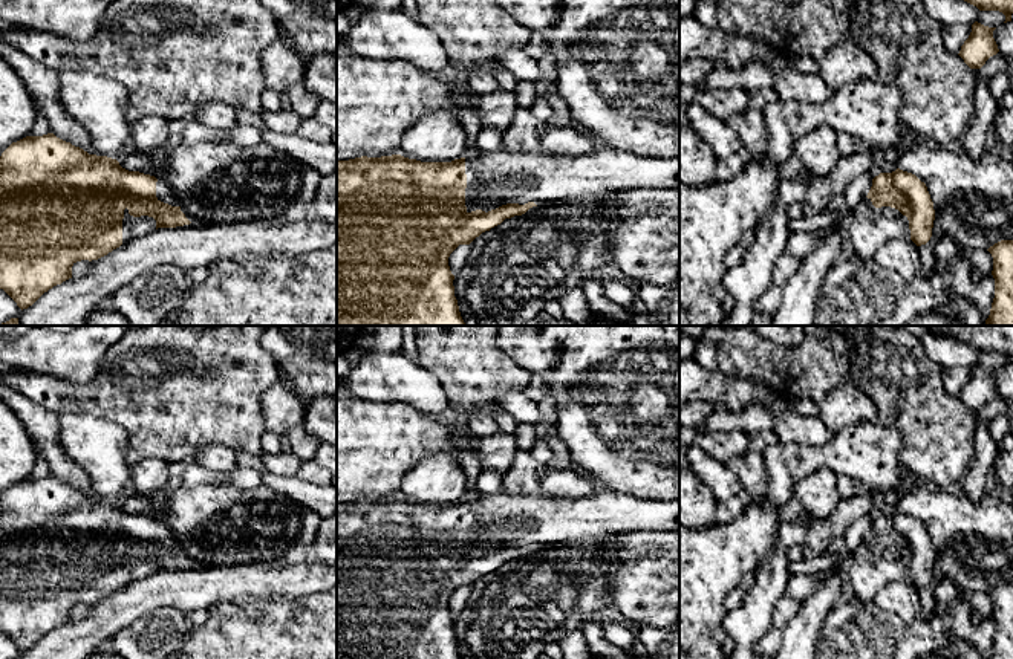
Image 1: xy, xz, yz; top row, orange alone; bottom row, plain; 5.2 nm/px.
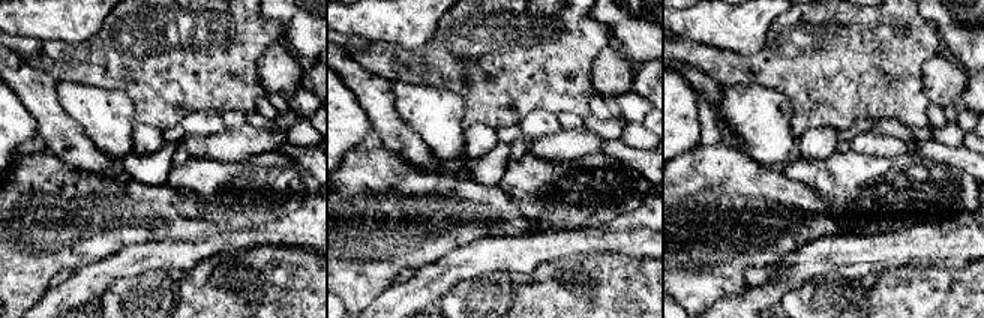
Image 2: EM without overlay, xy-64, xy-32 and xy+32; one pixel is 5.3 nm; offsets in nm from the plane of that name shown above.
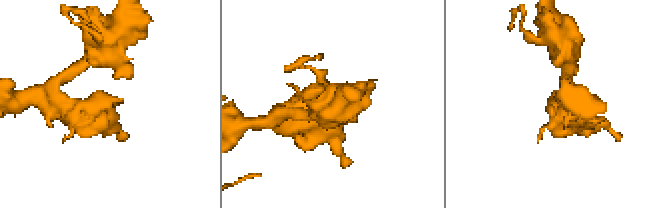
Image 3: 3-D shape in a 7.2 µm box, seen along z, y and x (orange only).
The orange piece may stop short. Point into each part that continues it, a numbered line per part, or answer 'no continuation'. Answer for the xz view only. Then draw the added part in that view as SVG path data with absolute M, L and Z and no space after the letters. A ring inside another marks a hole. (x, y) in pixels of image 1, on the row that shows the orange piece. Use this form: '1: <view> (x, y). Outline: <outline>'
1: xz (493, 179). Outline: M606 145L580 156L500 150L464 157L467 213L488 213L506 203L543 205L646 188L679 188L679 156L644 157Z

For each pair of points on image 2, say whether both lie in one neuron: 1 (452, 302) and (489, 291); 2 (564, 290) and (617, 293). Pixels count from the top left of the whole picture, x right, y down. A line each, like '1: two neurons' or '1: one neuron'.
1: one neuron
2: one neuron

